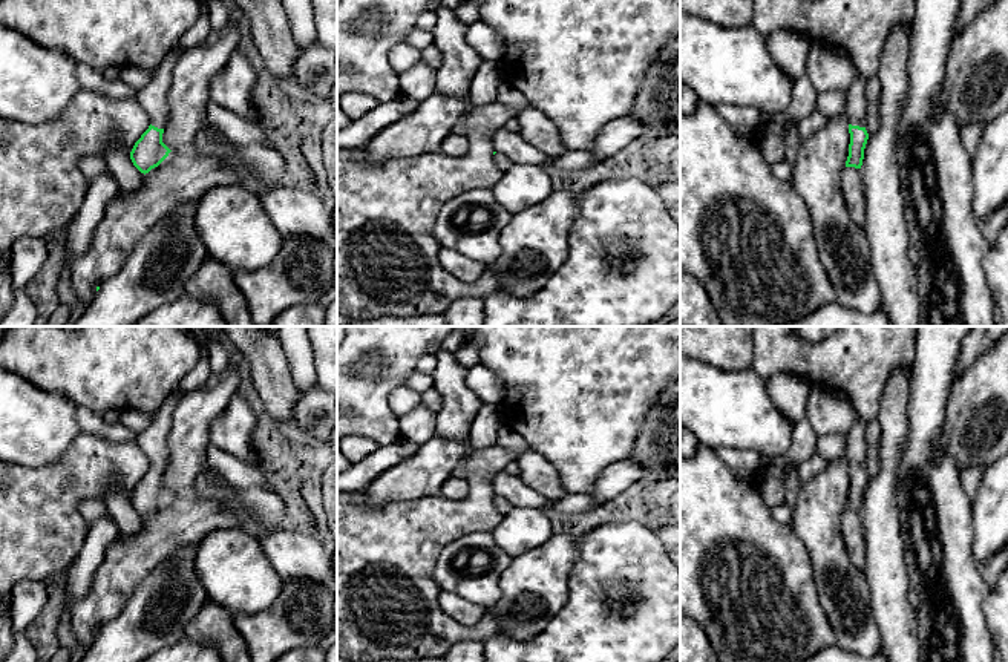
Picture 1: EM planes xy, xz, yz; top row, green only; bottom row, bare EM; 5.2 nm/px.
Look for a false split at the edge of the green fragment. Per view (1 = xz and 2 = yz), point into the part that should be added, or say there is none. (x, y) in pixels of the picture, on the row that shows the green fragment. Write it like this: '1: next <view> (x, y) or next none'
1: next none
2: next yz (857, 103)

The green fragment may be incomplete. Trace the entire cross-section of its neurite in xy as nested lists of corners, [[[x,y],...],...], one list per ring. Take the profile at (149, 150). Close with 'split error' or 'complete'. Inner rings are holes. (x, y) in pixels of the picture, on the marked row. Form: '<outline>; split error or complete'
[[[170,49],[156,67],[152,81],[136,97],[138,103],[150,116],[150,126],[135,143],[130,159],[144,175],[158,167],[172,152],[162,143],[162,133],[169,120],[167,92],[172,86],[173,69],[181,54],[181,49]]]; split error

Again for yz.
[[[858,72],[855,81],[846,92],[847,95],[846,113],[850,123],[849,124],[850,144],[846,167],[861,169],[864,159],[864,149],[869,139],[869,133],[864,127],[864,113],[869,106],[869,101],[866,98],[866,83],[867,78]]]; split error

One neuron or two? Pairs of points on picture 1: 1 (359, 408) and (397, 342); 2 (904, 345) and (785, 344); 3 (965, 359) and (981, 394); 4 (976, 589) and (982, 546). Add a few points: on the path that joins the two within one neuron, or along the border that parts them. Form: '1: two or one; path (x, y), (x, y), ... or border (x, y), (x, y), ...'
1: one; path (376, 391), (397, 370), (397, 359)
2: one; path (875, 345), (869, 345), (861, 353), (814, 353)
3: two; border (991, 347), (956, 377)
4: two; border (972, 530), (972, 560), (976, 566)

